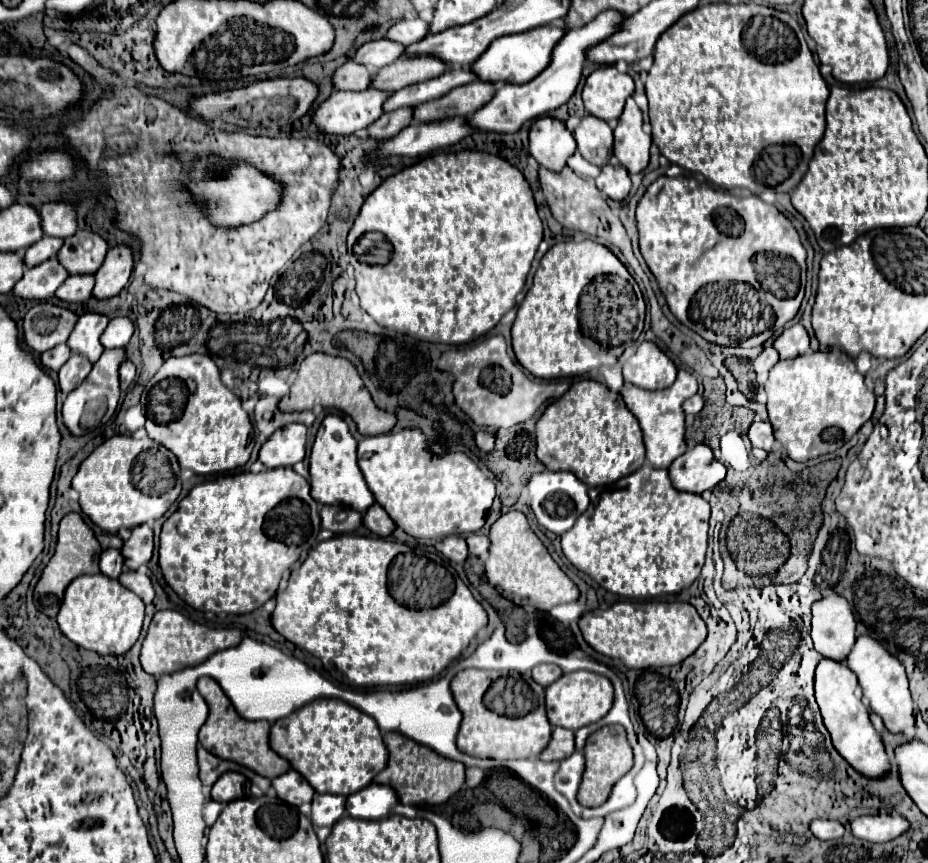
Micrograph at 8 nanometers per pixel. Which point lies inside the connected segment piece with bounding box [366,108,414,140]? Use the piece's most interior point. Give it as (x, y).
(389, 124)

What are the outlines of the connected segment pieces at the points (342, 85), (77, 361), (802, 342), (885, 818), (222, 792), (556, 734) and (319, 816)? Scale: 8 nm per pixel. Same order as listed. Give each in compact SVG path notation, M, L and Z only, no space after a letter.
M352 60L340 66L334 74L336 90L366 90L372 82L372 72L364 64L354 64Z
M72 354L70 360L58 372L58 386L60 386L62 394L68 394L74 388L78 388L86 380L90 370L92 370L92 364L84 356Z
M794 324L774 340L774 348L780 352L780 358L796 358L808 350L808 332L804 326Z
M876 814L876 816L864 816L864 822L850 822L854 836L864 838L868 842L890 842L904 834L910 824L900 814Z
M226 772L212 788L212 800L216 802L230 802L236 798L246 796L246 778L238 772Z
M554 728L548 746L540 754L540 760L546 760L546 762L564 760L572 752L574 752L574 732L566 728Z
M316 794L312 800L310 819L314 830L318 828L332 828L344 816L344 796L332 794Z

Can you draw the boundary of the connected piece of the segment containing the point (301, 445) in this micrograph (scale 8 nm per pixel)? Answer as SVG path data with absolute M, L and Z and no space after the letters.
M286 424L260 448L258 460L267 470L292 468L306 456L306 426Z

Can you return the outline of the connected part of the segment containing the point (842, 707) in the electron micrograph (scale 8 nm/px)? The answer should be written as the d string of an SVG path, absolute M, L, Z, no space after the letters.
M822 658L818 662L816 676L814 676L814 692L816 692L814 696L820 706L824 724L832 736L832 744L846 758L846 762L852 768L856 768L860 774L868 778L878 778L880 774L886 774L890 770L890 760L886 756L880 734L870 724L868 708L854 694L856 688L858 688L856 674L846 664L828 658Z

